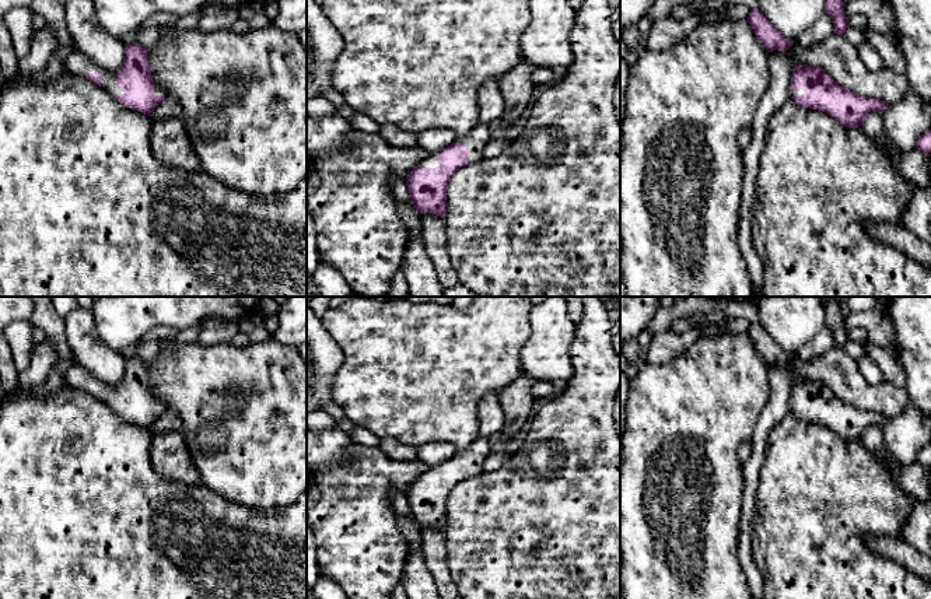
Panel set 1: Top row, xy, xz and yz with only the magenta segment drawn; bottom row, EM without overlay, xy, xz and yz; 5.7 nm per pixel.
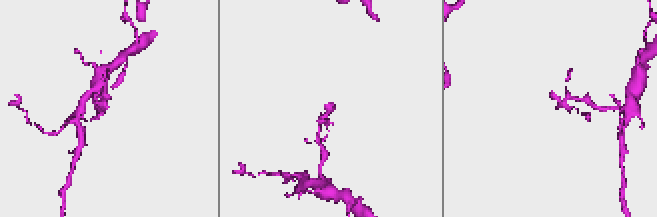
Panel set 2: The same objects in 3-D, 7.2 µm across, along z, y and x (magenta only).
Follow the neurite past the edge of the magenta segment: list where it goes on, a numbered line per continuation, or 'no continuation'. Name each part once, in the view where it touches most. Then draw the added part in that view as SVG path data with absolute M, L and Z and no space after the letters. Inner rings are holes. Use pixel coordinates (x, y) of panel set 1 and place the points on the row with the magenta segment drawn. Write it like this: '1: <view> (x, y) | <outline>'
1: xz (478, 137) | M477 123L466 136L456 137L455 143L463 144L469 150L468 164L483 160L484 147L491 140L493 125Z
2: xz (430, 161) | M441 151L428 154L428 157L417 164L417 168L437 168L440 164L437 162L437 157Z

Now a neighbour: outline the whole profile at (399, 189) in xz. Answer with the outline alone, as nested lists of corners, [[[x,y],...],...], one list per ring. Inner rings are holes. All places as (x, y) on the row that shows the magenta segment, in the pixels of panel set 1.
[[[393,178],[391,179],[389,185],[392,188],[392,195],[396,203],[406,203],[406,204],[412,203],[412,196],[407,190],[405,181]]]

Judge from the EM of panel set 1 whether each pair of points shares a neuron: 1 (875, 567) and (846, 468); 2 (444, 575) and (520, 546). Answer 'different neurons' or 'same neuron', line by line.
1: same neuron
2: different neurons

